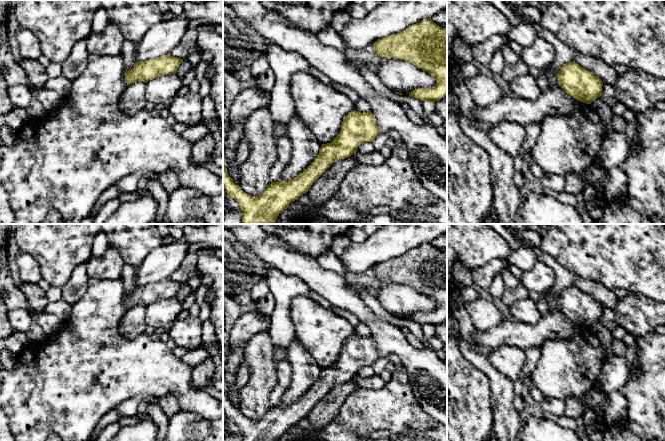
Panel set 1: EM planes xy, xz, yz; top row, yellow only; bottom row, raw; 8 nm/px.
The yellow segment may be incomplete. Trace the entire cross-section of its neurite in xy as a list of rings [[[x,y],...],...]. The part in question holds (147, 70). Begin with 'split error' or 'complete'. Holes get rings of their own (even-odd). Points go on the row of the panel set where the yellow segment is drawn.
complete | [[[170,54],[145,61],[136,61],[131,70],[125,72],[127,86],[137,81],[147,83],[157,76],[176,73],[183,59]]]

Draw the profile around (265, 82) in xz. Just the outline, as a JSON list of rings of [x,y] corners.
[[[269,69],[262,75],[252,79],[252,86],[260,88],[263,92],[270,95],[271,90],[274,87],[276,77],[274,72]]]

